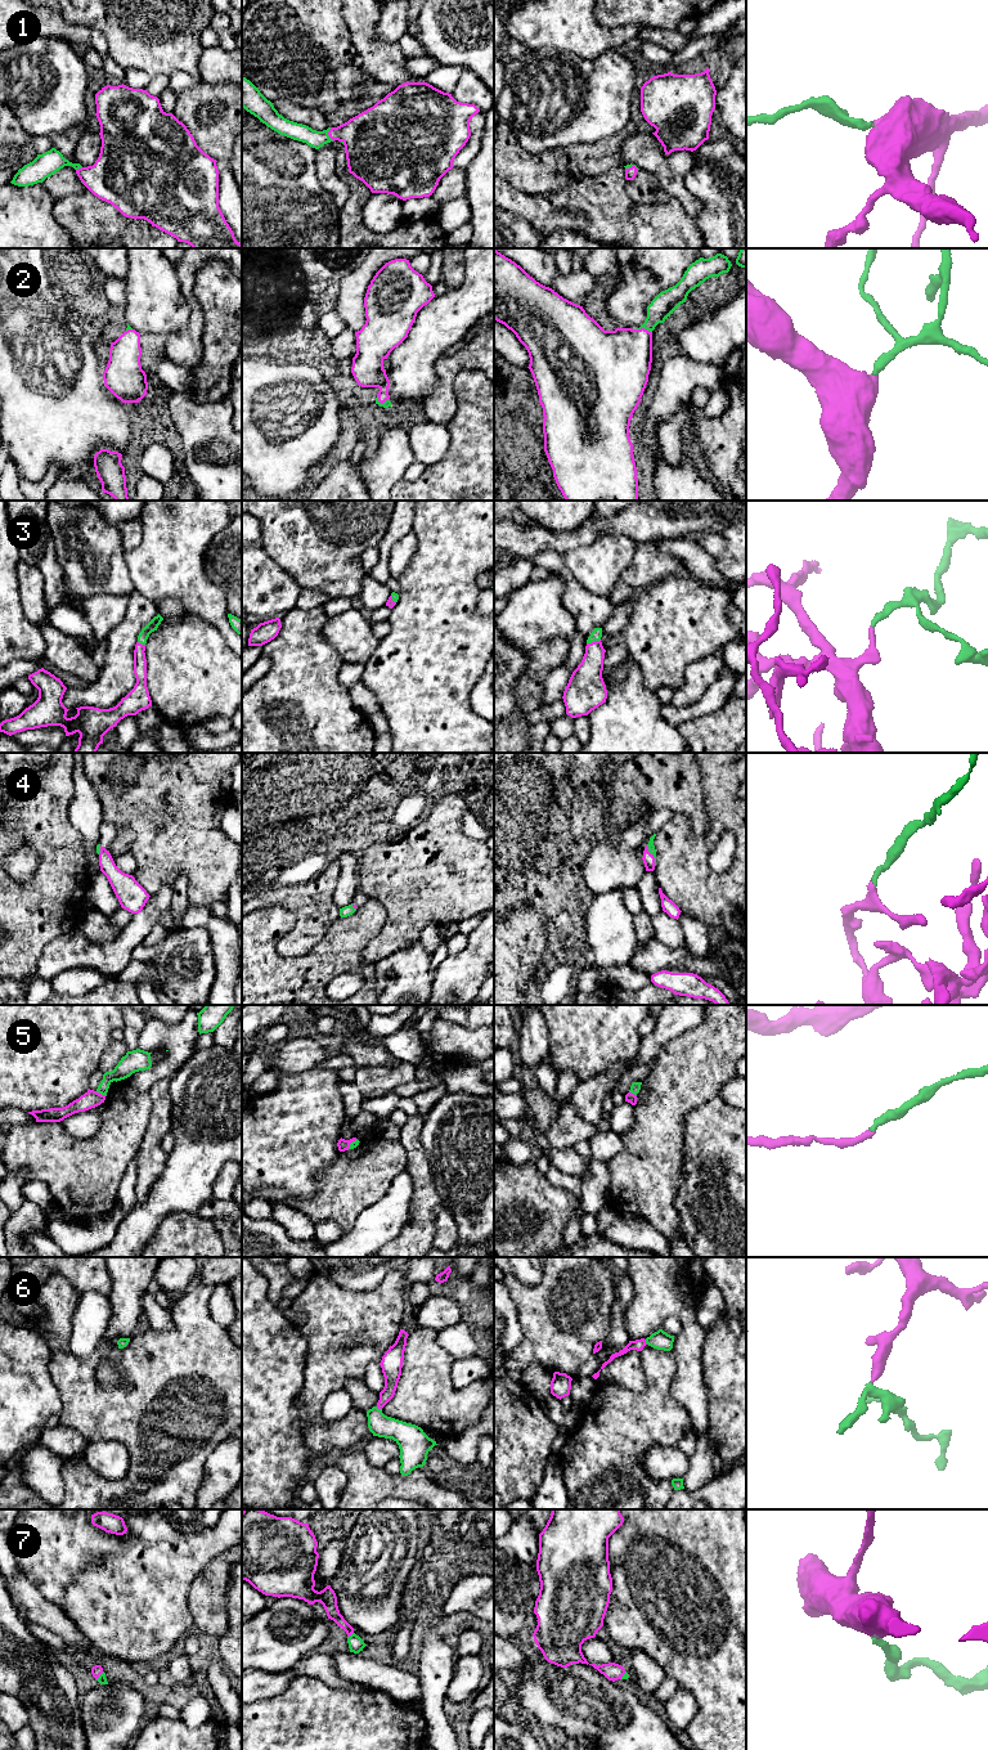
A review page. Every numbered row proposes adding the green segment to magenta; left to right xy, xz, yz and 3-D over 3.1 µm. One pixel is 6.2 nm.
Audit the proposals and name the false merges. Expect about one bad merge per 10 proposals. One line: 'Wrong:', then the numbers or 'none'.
Wrong: none

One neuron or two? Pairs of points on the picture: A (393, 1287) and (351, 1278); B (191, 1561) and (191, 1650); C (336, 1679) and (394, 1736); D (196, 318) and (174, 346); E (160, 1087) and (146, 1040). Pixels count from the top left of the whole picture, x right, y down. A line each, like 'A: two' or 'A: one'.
A: two
B: two
C: two
D: one
E: two

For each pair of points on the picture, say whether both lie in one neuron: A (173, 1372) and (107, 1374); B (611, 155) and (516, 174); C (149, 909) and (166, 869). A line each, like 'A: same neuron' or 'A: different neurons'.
A: different neurons
B: same neuron
C: different neurons

